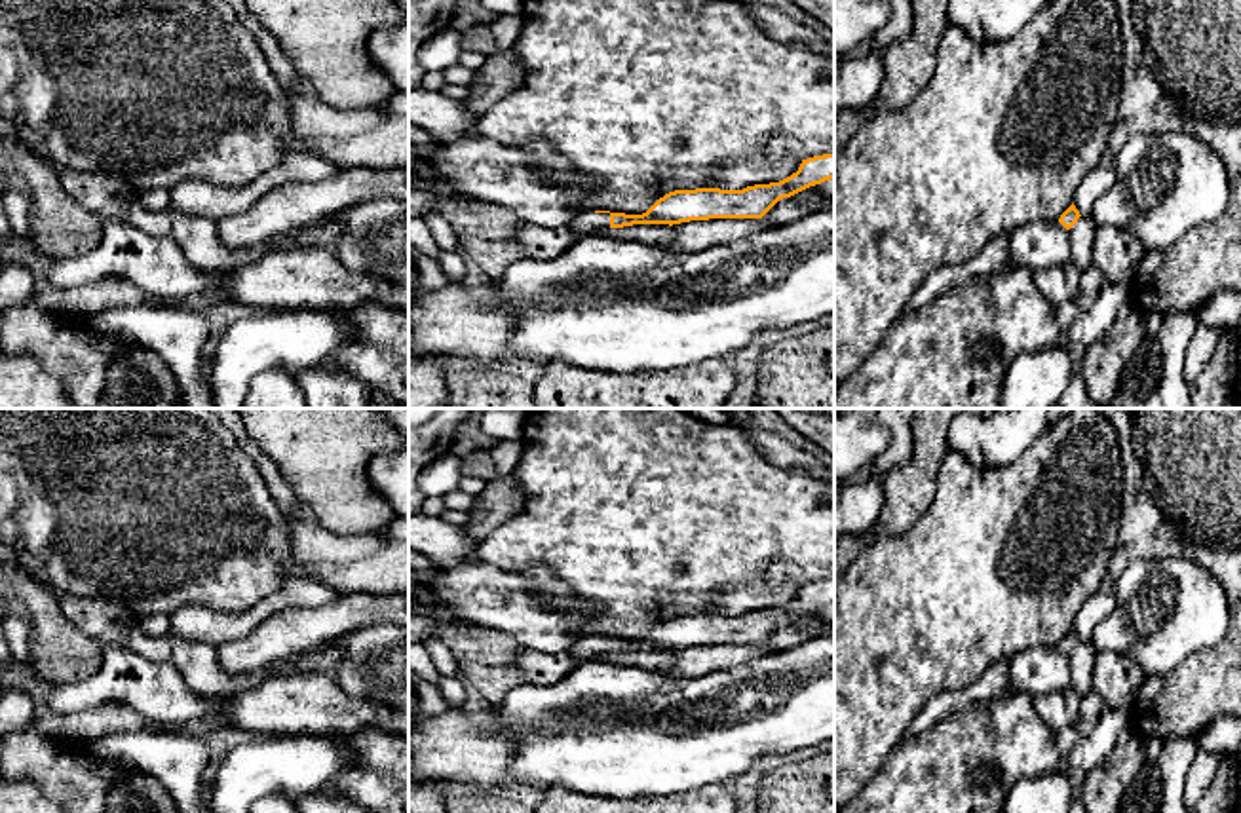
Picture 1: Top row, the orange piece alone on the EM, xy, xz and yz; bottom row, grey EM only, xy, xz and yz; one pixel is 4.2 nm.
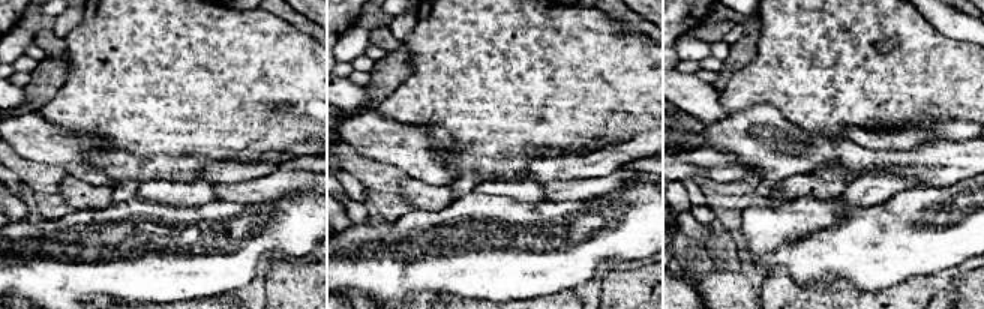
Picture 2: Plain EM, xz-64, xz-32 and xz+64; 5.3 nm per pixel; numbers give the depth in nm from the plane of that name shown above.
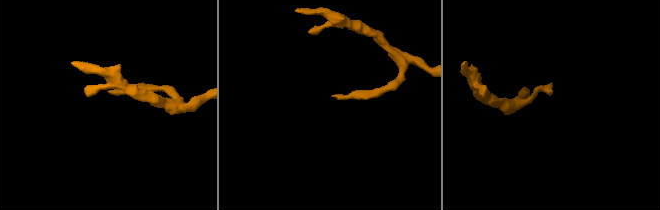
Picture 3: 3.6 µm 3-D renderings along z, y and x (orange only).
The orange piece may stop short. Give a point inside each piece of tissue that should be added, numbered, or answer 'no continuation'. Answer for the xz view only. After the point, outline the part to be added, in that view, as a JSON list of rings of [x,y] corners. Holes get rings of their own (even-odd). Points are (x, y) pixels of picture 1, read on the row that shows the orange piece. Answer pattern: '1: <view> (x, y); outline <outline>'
1: xz (584, 223); outline [[[582,211],[570,222],[578,237],[610,228],[610,213]]]

